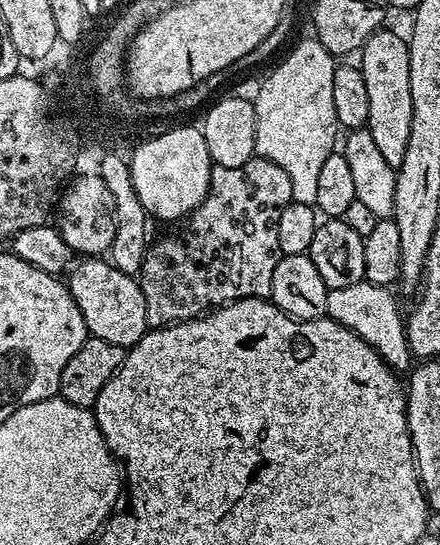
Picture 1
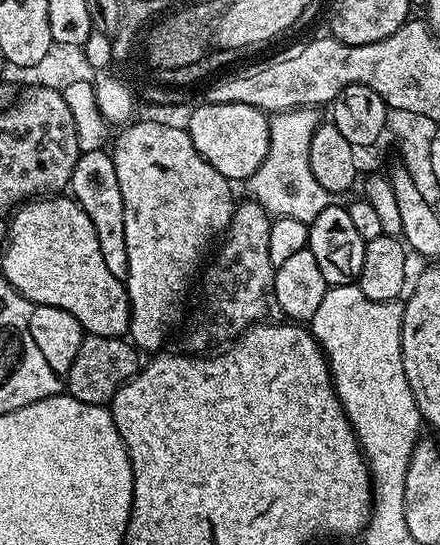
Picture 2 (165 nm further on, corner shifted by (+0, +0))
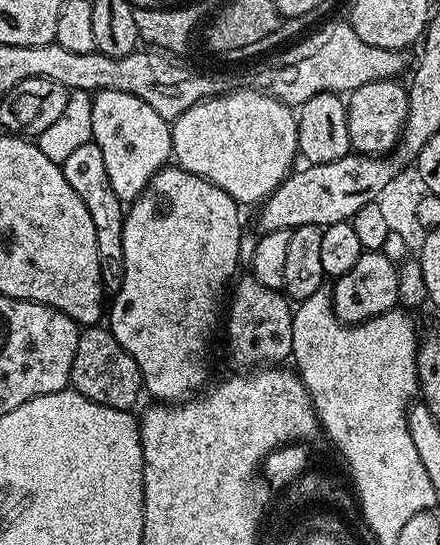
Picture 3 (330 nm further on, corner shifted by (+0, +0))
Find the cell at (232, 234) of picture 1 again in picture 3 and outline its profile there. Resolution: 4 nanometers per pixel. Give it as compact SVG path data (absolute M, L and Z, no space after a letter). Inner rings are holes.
M251 274L242 276L235 281L226 304L228 360L236 370L259 370L283 365L292 355L293 305L283 291L262 286L262 282Z

